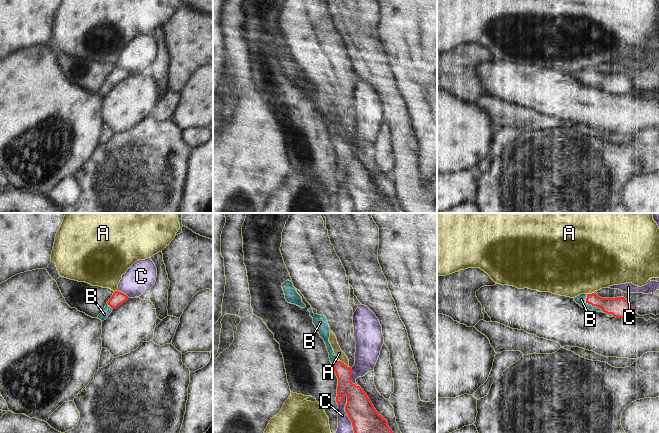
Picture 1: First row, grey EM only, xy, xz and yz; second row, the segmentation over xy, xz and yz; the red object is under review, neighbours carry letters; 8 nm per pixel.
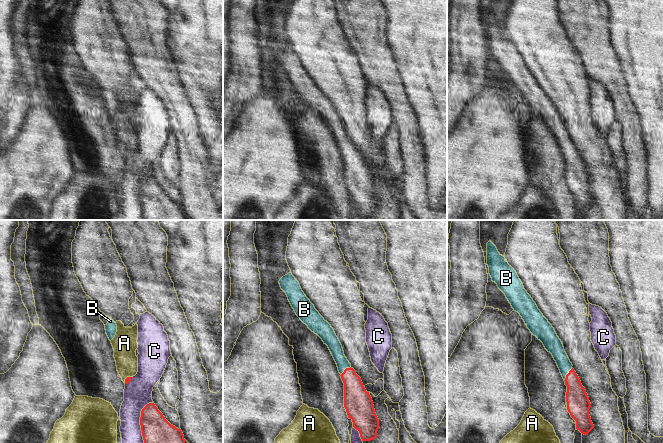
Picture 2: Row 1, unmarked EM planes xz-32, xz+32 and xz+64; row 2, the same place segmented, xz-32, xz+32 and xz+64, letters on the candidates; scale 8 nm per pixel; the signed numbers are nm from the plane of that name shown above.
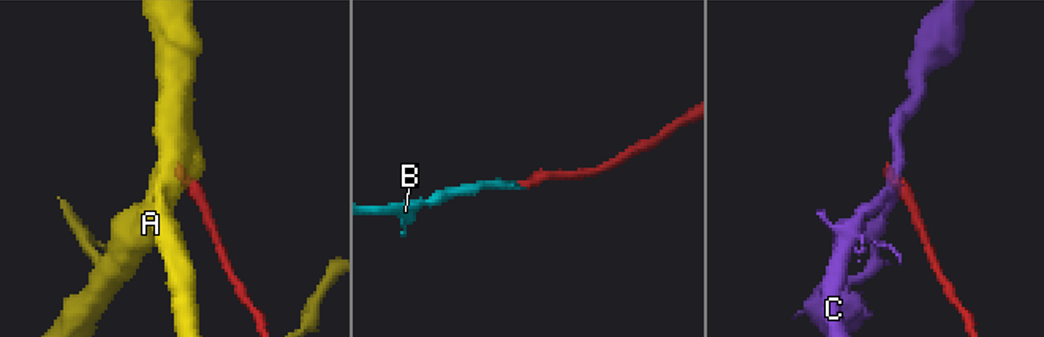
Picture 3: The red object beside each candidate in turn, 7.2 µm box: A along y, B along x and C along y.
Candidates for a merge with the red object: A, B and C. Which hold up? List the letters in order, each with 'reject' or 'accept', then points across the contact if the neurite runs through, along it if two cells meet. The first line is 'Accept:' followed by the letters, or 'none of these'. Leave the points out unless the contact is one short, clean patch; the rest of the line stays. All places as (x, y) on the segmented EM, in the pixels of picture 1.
Accept: B
A: reject | along xz (340, 360), (348, 367)
B: accept | across yz (619, 307), (592, 305), (581, 299)
C: reject

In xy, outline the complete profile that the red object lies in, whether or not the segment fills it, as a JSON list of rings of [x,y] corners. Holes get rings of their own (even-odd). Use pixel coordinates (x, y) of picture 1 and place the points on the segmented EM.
[[[115,291],[97,318],[103,322],[108,318],[113,309],[126,302],[128,299],[129,297],[126,294]]]

